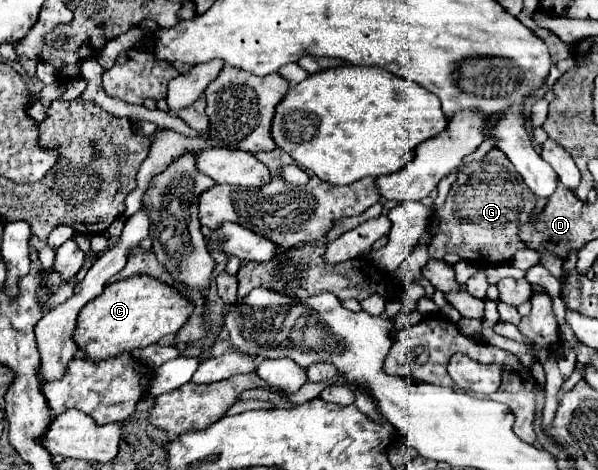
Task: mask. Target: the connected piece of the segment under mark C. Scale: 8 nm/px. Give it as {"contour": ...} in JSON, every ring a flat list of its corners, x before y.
{"contour":[[124,279,110,283,102,295,82,307,72,337,86,359,110,359,114,355,132,353,134,349,158,343,166,335,174,335,188,321,190,313,192,305,158,279]]}

